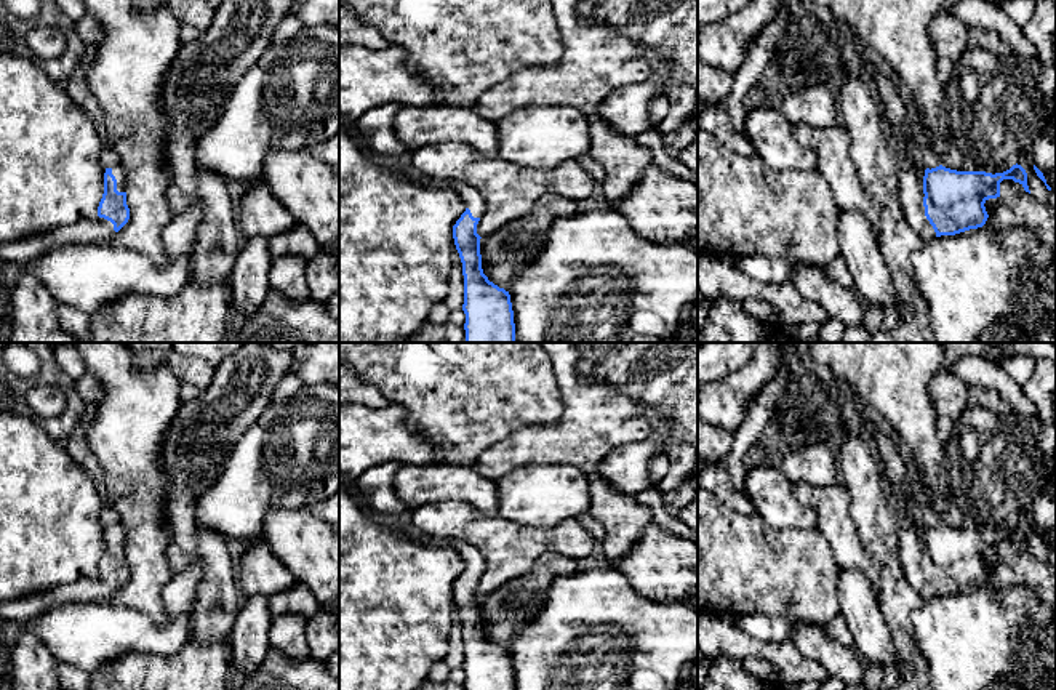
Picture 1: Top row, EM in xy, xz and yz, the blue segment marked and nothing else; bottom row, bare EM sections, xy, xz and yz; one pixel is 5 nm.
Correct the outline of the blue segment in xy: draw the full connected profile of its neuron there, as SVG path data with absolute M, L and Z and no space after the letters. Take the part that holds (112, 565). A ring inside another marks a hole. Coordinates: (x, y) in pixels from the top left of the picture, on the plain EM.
M122 525L106 527L104 552L98 565L98 578L56 586L21 600L0 602L0 618L8 621L32 620L45 610L69 602L109 600L130 578L126 564L126 536Z

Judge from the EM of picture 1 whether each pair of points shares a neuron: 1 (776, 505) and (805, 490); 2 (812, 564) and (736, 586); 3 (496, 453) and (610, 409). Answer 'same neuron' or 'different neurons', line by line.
1: different neurons
2: same neuron
3: same neuron

